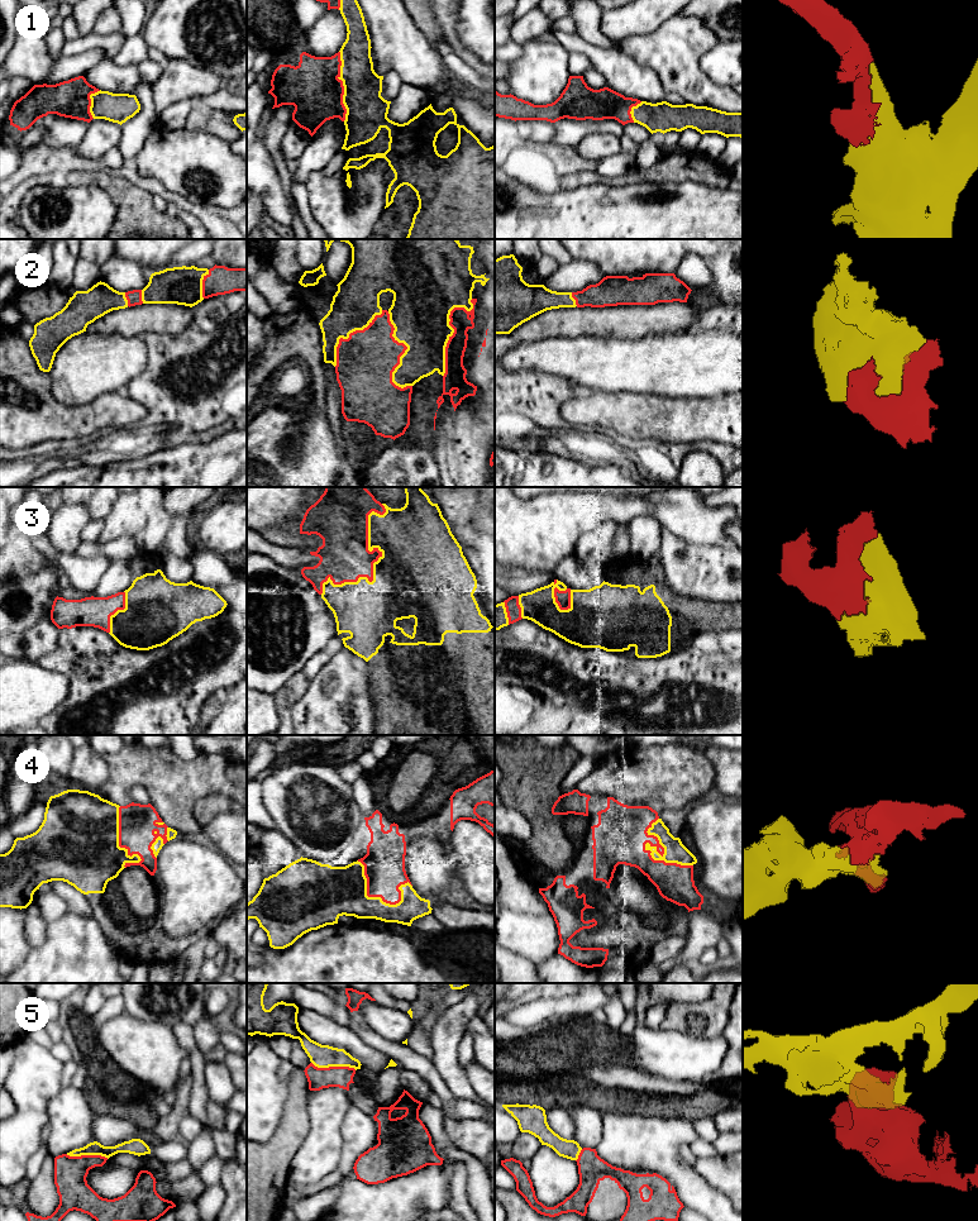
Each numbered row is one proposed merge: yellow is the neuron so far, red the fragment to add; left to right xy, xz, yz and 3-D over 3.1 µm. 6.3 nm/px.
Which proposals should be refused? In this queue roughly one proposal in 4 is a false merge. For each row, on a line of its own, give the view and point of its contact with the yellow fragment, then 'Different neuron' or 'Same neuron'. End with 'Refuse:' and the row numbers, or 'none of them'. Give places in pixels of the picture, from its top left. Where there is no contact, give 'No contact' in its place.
1: Touches yellow at xz (343, 85). Same neuron
2: Touches yellow at xz (453, 329). Same neuron
3: Touches yellow at xz (377, 561). Same neuron
4: Touches yellow at yz (645, 844). Same neuron
5: Touches yellow at xz (334, 1066). Different neuron
Refuse: 5

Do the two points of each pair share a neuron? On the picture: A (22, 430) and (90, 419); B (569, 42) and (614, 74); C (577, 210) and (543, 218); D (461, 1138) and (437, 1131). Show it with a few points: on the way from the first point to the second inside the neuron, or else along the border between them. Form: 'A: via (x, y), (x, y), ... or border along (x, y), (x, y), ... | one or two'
A: via (38, 421), (74, 421) | one
B: via (581, 46), (590, 49), (602, 62) | one
C: via (568, 218), (552, 218) | one
D: border along (444, 1116), (444, 1130), (451, 1143), (471, 1154) | two

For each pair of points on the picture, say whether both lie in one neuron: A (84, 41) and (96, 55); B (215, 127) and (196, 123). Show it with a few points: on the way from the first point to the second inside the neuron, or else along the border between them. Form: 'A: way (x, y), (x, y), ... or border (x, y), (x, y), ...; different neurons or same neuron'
A: border (63, 56), (101, 49), (108, 58); different neurons
B: way (210, 123), (201, 123); same neuron

